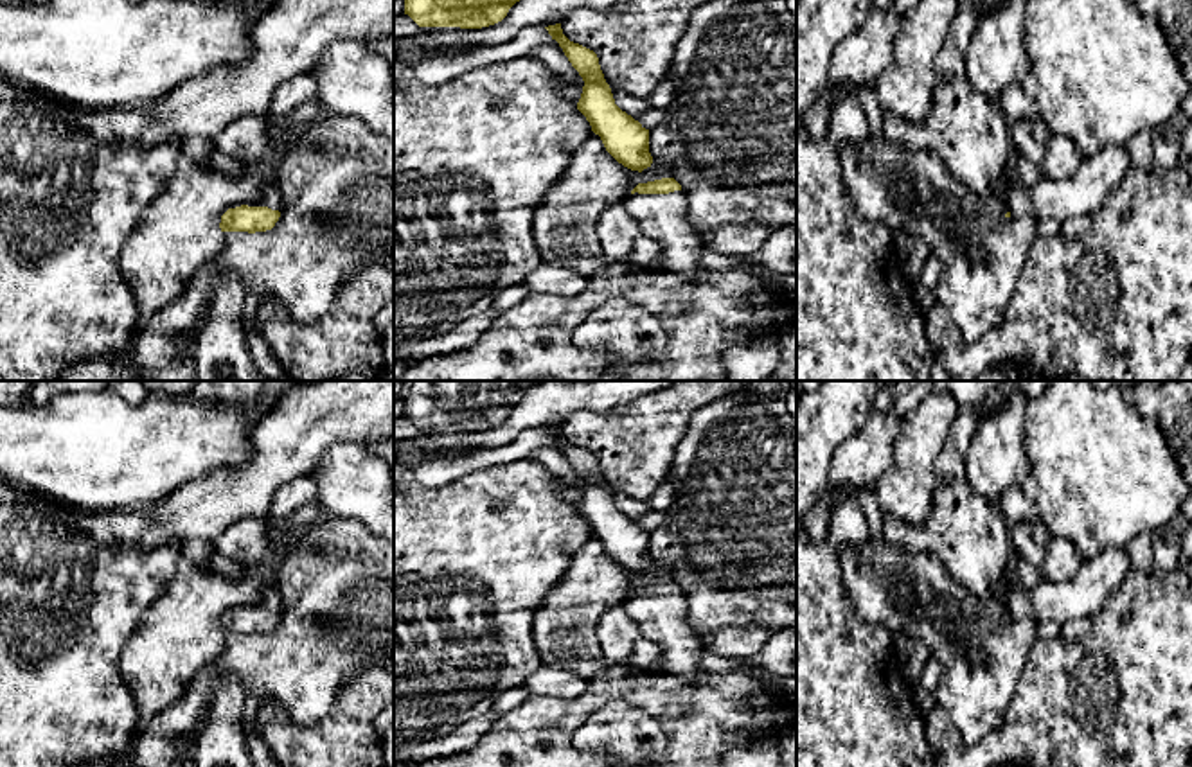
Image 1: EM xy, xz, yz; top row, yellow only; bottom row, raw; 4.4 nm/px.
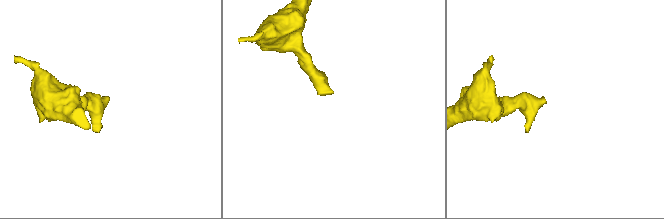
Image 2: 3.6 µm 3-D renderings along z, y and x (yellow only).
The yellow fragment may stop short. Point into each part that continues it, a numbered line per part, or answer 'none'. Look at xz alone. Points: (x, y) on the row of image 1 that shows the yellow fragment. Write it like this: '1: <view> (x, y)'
1: xz (660, 216)

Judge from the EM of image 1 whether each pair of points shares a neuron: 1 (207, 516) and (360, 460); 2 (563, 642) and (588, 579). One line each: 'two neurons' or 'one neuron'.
1: two neurons
2: one neuron

